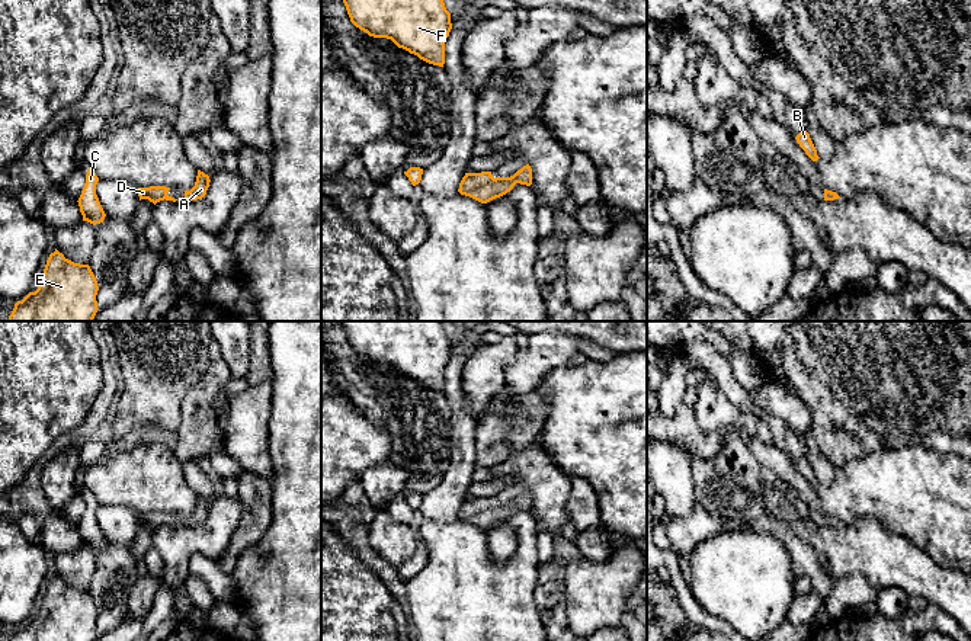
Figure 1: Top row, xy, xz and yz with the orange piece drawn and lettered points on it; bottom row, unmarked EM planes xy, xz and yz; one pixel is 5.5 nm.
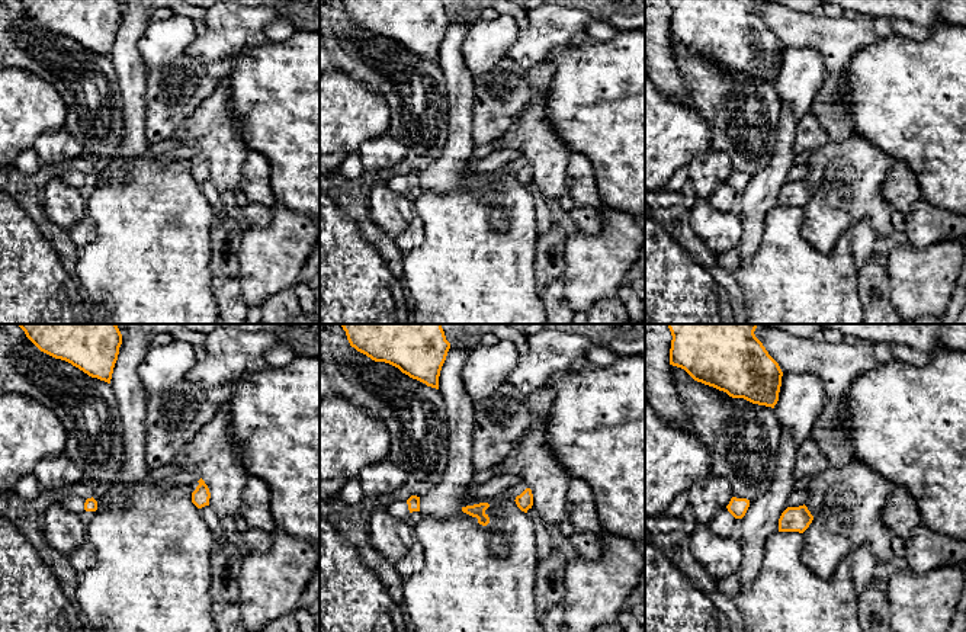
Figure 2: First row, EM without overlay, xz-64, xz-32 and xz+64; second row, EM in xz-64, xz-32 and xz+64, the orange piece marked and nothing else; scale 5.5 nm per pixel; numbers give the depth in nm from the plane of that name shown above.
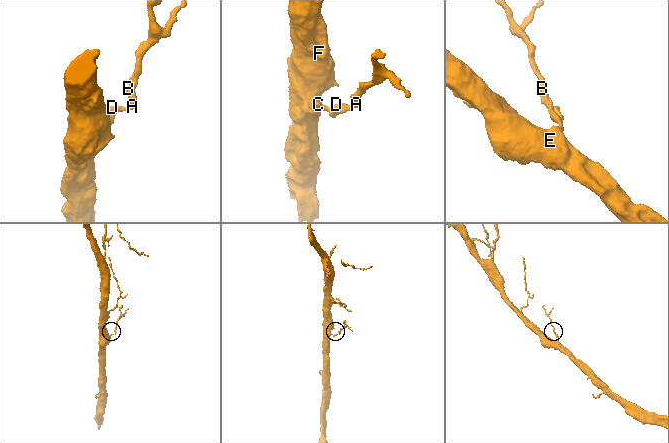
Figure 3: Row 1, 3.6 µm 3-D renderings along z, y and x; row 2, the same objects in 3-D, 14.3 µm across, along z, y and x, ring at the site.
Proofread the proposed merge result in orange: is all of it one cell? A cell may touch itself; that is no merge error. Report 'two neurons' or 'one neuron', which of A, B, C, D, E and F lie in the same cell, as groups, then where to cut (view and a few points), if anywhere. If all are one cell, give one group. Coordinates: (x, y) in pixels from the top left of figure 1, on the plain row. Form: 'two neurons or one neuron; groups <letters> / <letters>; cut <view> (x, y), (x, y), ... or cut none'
one neuron; groups A B C D E F; cut none

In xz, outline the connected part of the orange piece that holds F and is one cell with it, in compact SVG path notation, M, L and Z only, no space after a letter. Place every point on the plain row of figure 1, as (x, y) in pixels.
M340 321L350 347L374 363L391 365L420 385L443 392L445 368L452 355L442 321Z

